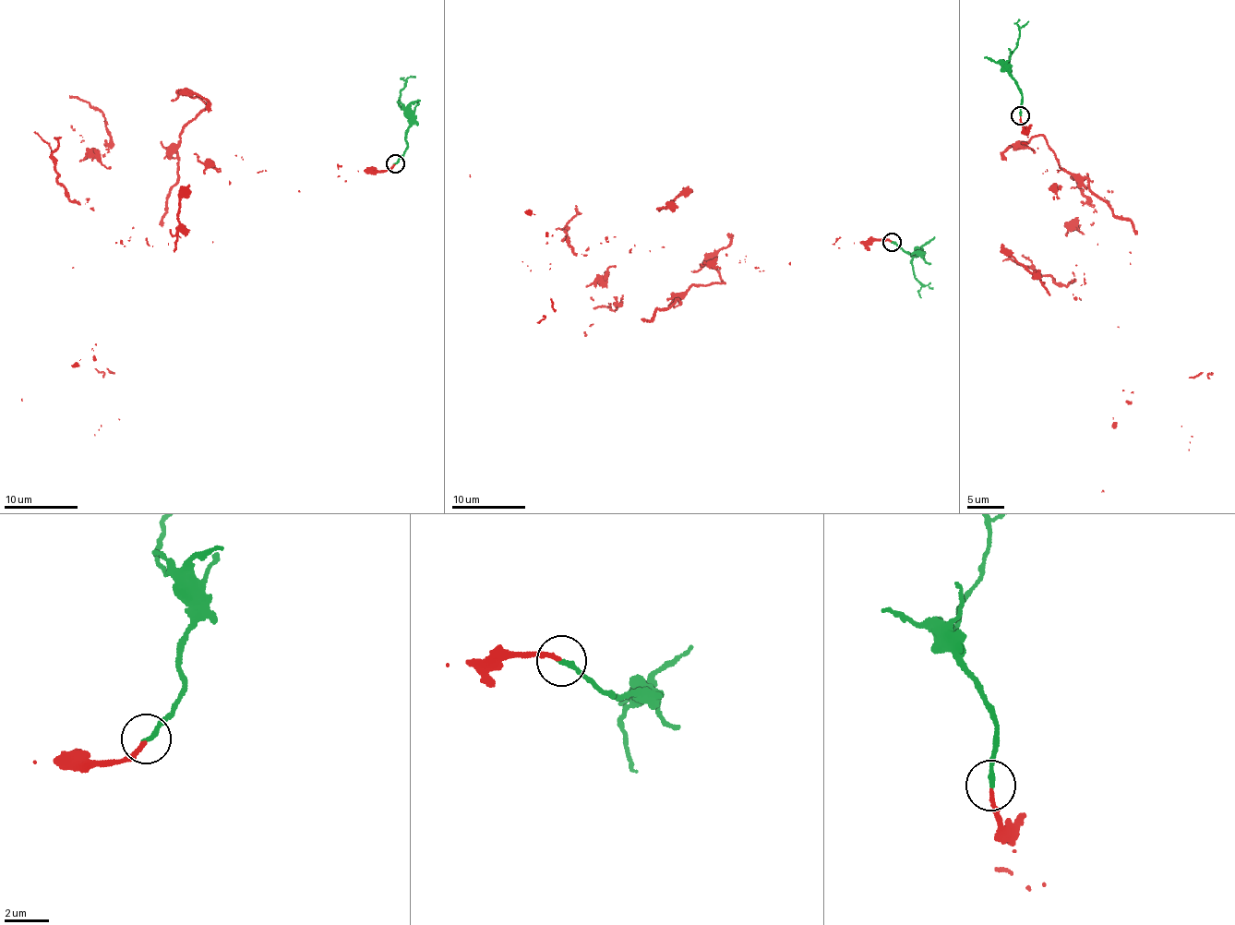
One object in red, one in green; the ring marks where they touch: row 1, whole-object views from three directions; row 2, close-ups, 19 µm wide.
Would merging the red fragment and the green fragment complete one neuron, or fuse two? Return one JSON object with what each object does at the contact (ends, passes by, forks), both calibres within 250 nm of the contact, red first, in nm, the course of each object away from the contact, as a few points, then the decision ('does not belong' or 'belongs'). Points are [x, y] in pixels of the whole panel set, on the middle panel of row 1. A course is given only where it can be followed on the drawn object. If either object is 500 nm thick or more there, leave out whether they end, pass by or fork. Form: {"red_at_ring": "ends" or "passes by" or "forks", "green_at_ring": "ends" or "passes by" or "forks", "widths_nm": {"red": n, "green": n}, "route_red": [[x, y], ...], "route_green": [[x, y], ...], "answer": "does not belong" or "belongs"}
{"red_at_ring": "ends", "green_at_ring": "ends", "widths_nm": {"red": 180, "green": 200}, "route_red": [[892, 241], [700, 265], [646, 319], [611, 303], [630, 253], [616, 236], [550, 269], [550, 301], [521, 261]], "route_green": [[892, 241], [910, 255], [915, 252], [912, 264], [914, 275], [921, 285], [921, 298]], "answer": "belongs"}

